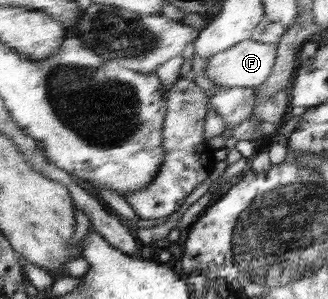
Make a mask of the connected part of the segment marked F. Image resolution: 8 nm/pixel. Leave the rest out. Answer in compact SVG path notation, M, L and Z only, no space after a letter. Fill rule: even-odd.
M246 40L208 59L204 72L226 88L256 88L272 74L277 46Z

